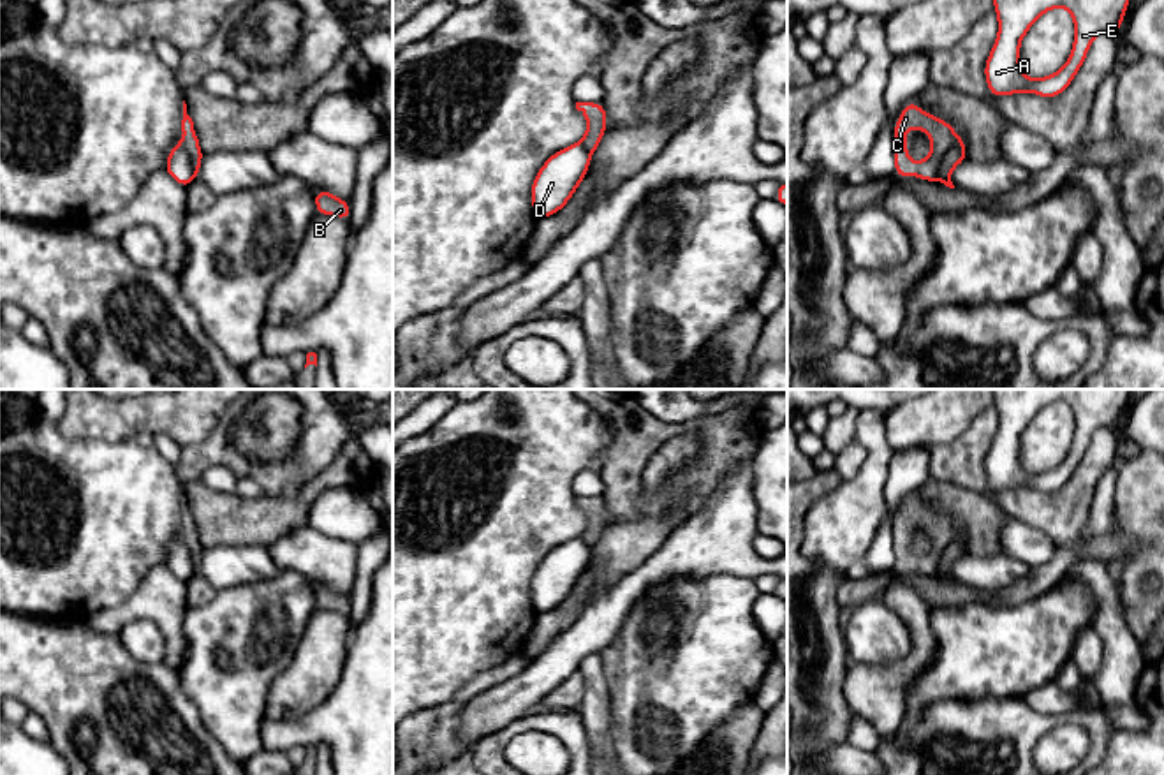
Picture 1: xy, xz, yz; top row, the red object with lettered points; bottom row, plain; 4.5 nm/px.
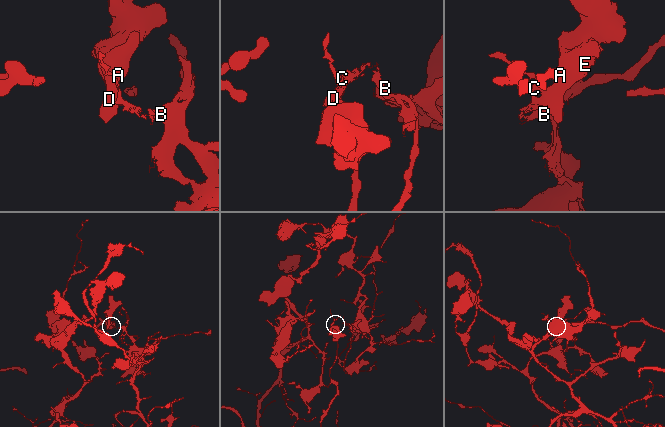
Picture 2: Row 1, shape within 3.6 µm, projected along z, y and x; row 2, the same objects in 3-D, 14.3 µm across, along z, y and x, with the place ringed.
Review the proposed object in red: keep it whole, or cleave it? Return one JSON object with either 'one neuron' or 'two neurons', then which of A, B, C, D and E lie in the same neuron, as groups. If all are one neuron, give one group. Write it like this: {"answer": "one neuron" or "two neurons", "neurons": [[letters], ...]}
{"answer": "two neurons", "neurons": [["A", "D", "E"], ["B", "C"]]}

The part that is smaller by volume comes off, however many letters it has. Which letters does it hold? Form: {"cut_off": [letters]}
{"cut_off": ["A", "D", "E"]}

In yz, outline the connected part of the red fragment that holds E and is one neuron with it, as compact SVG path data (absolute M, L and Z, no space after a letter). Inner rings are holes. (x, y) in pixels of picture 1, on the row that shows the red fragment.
M993 0L998 35L984 63L991 97L1030 92L1044 99L1062 95L1088 55L1092 41L1102 32L1122 32L1131 0ZM1064 7L1074 18L1074 44L1065 65L1050 76L1028 79L1020 65L1020 44L1028 28L1050 9Z

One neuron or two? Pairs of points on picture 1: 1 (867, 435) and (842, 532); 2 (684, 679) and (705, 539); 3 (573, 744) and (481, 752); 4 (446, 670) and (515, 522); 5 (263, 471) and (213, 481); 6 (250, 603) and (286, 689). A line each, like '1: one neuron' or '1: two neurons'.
1: one neuron
2: two neurons
3: one neuron
4: one neuron
5: two neurons
6: two neurons

